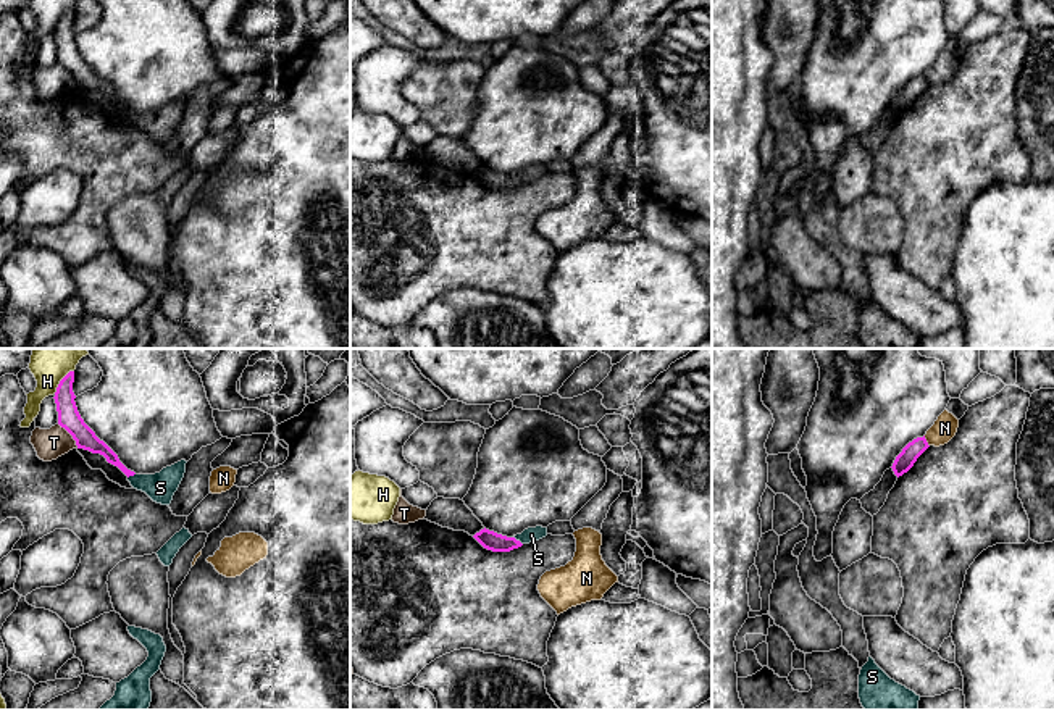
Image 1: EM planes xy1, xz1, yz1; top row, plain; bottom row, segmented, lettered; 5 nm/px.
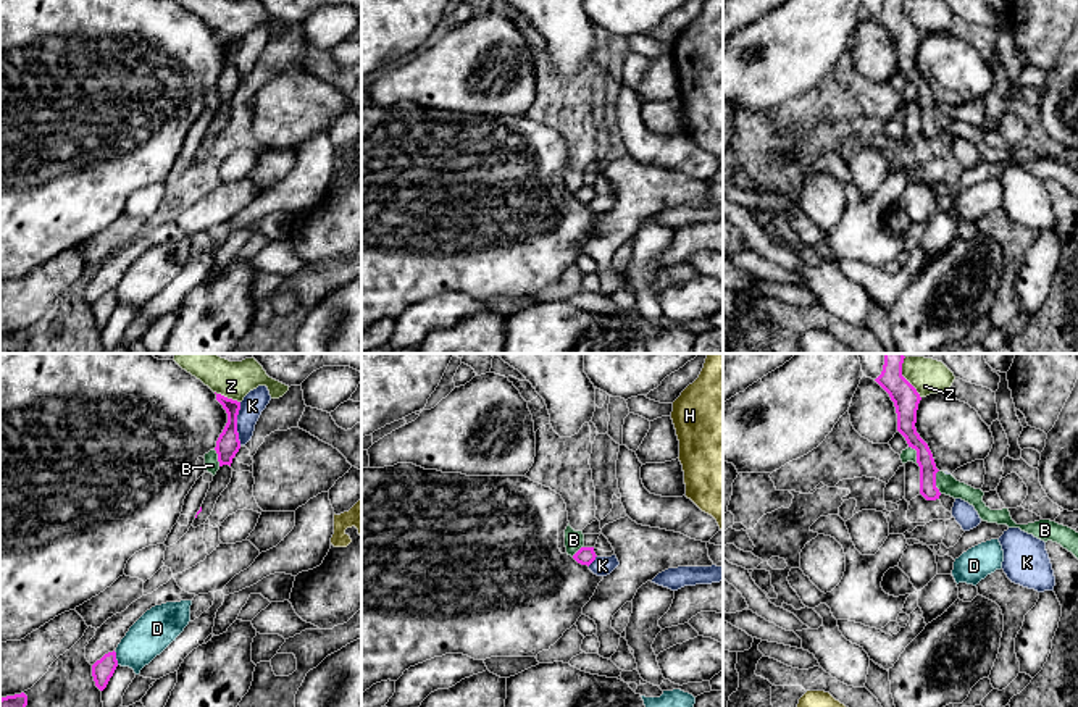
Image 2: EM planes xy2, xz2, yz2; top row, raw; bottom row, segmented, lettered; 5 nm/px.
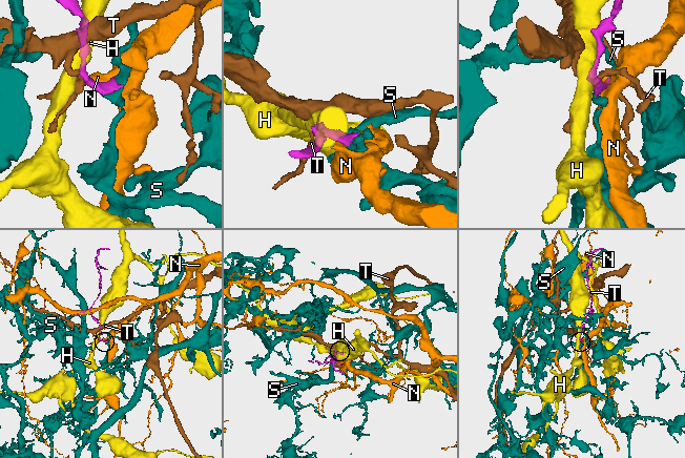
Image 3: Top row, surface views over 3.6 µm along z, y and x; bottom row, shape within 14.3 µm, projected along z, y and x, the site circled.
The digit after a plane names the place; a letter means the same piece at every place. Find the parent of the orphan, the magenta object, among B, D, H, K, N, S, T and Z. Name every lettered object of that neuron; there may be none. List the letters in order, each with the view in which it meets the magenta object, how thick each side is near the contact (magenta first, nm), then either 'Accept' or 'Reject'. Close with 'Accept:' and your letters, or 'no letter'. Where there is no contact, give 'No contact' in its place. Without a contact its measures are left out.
B: Touches magenta in yz2. Thickness 90 nm (magenta) against 100 nm. Reject
D: Touches magenta in xy2. Thickness 110 nm (magenta) against 200 nm. Reject
H: Touches magenta in xy1. Thickness 110 nm (magenta) against 130 nm. Reject
K: Touches magenta in xy2. Thickness 120 nm (magenta) against 120 nm. Reject
N: Touches magenta in yz1. Thickness 90 nm (magenta) against 120 nm. Reject
S: Touches magenta in xz1. Thickness 90 nm (magenta) against 80 nm. Accept
T: Touches magenta in xy1. Thickness 110 nm (magenta) against 150 nm. Reject
Z: Touches magenta in xy2. Thickness 120 nm (magenta) against 190 nm. Reject
Accept: S

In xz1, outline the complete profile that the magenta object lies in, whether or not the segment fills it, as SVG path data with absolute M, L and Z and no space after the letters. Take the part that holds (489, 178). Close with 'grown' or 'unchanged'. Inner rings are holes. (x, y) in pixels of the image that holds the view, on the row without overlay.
M536 165L536 166L528 166L521 173L517 173L513 176L497 173L484 166L479 171L476 171L473 176L487 189L510 190L513 187L521 186L523 182L536 181L546 174L547 174L547 166Z; grown

